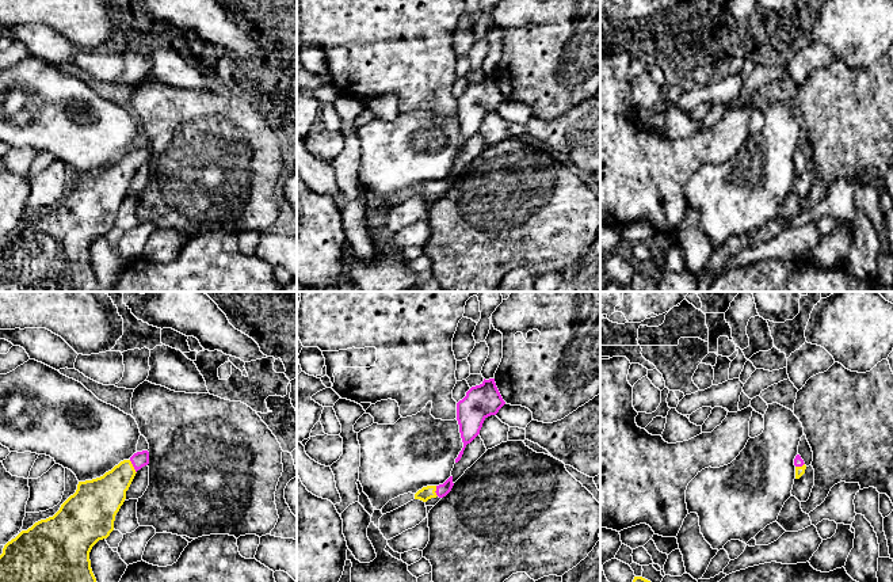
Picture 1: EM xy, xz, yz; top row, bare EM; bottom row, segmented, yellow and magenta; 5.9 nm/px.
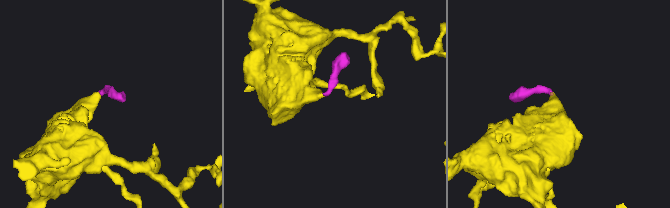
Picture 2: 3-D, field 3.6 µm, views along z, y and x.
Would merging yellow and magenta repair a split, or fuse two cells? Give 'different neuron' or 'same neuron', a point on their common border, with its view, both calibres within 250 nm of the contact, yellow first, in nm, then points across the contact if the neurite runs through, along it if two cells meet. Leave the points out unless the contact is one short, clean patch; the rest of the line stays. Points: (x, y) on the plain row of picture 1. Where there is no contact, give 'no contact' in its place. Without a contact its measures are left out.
same neuron | xy (133, 163) | 240/90 nm | across xy (103, 193), (133, 163), (140, 155)

